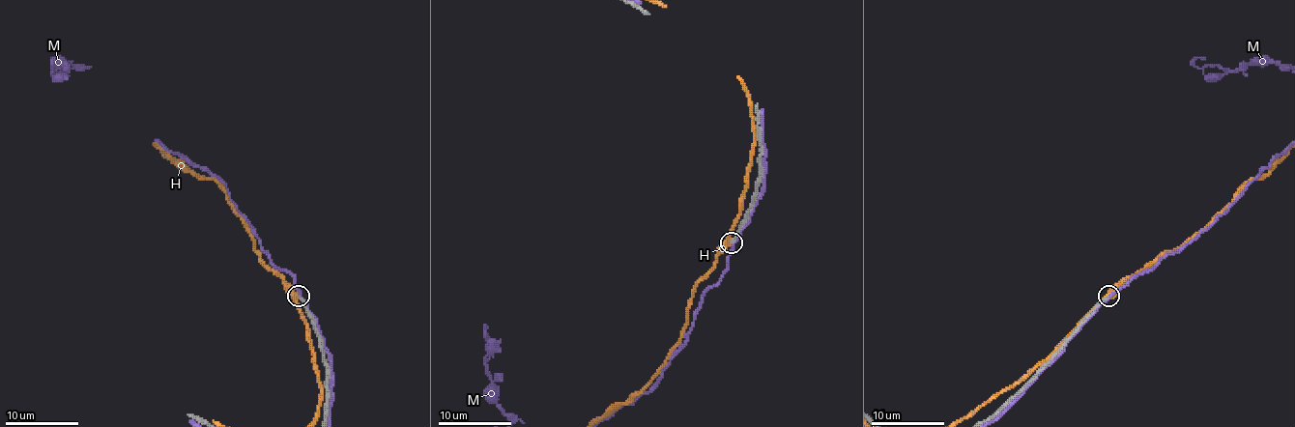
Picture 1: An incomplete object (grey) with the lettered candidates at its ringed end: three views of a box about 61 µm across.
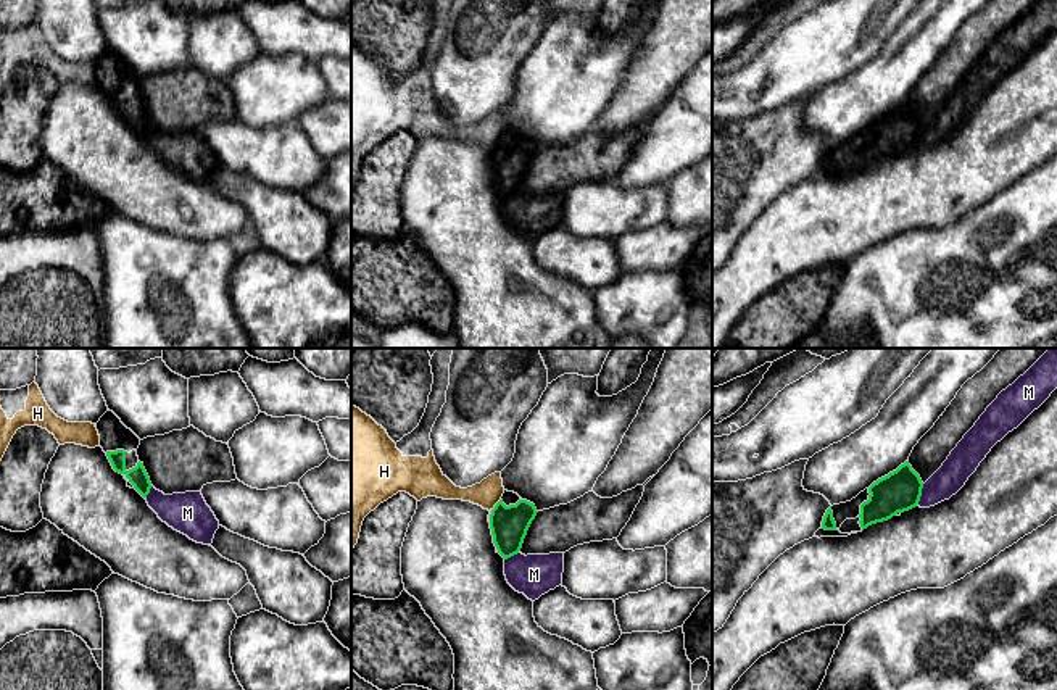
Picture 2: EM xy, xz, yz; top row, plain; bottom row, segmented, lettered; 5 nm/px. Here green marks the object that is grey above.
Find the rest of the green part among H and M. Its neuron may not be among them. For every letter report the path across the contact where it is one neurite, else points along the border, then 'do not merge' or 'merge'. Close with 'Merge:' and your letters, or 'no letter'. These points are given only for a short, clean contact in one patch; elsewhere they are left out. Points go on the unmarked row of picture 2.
H: border xz (500, 137), (492, 149); do not merge
M: border yz (924, 123), (917, 142); do not merge
Merge: no letter

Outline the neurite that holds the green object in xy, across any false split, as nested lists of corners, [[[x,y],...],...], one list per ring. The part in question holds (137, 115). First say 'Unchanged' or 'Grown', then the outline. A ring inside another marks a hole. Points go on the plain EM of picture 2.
Grown. [[[110,48],[100,56],[95,66],[100,74],[100,85],[106,92],[113,108],[124,113],[134,127],[147,137],[153,124],[143,102],[139,100],[135,106],[126,108],[126,94],[139,87],[140,77]]]

